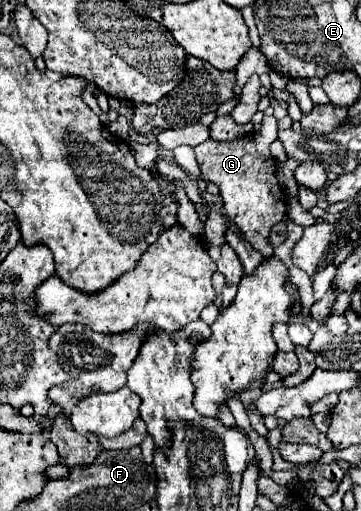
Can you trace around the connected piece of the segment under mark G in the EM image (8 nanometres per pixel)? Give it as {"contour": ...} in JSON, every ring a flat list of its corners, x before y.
{"contour":[[264,116,260,130,254,130,234,142,206,140,196,146,196,160,200,164,200,176,220,188,224,200,224,214,238,226,244,240,248,240,262,256,272,256,270,230,276,222,286,218,286,196,276,180,276,160,270,154,270,144,278,136,278,124,274,116]]}

